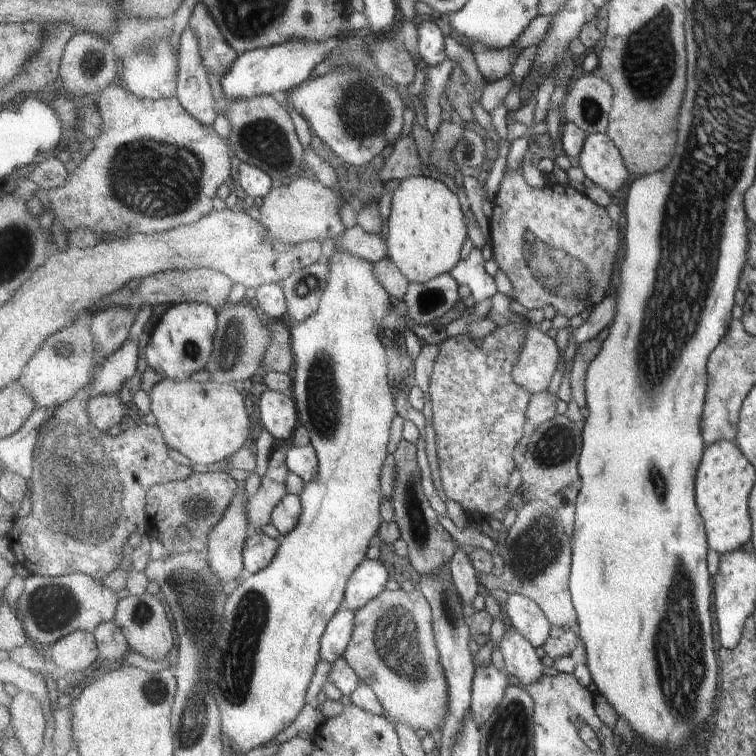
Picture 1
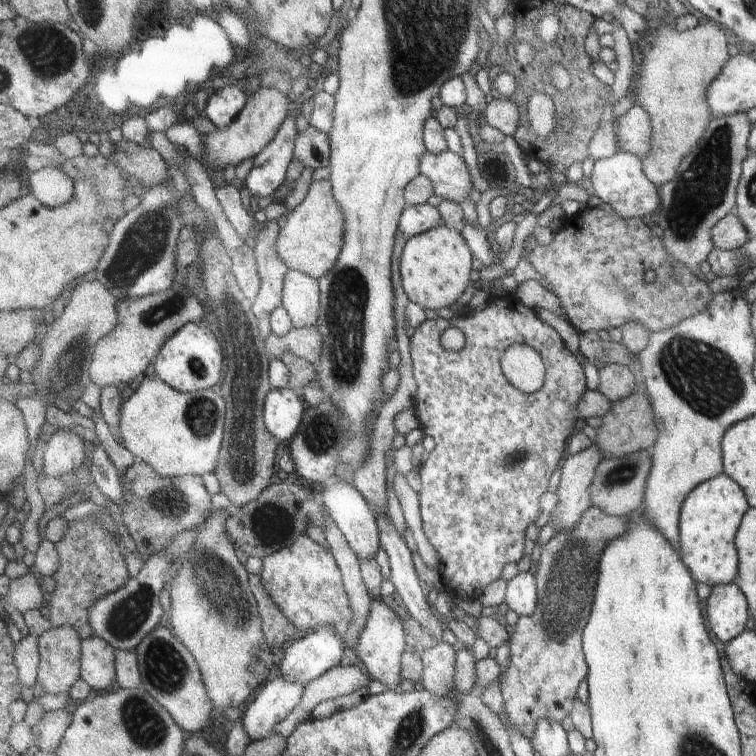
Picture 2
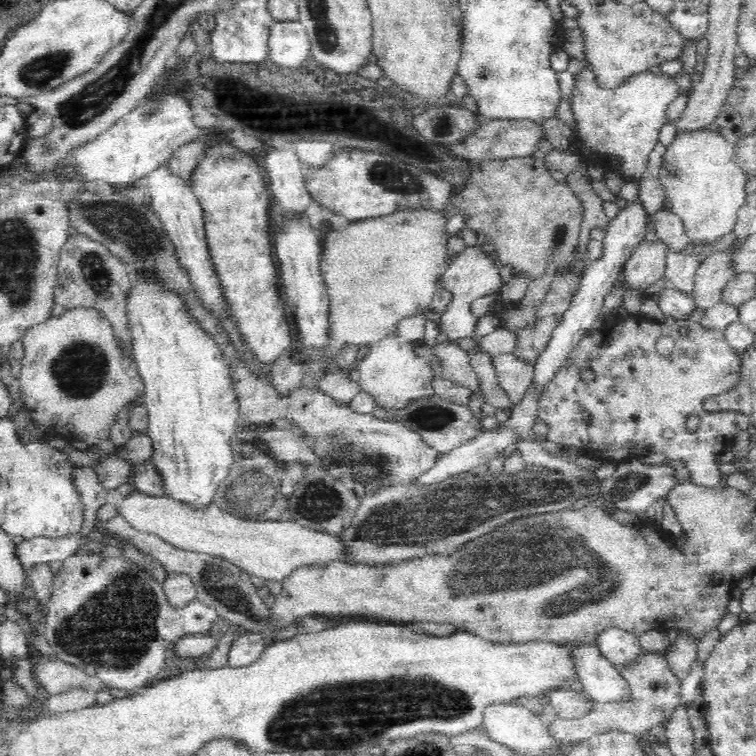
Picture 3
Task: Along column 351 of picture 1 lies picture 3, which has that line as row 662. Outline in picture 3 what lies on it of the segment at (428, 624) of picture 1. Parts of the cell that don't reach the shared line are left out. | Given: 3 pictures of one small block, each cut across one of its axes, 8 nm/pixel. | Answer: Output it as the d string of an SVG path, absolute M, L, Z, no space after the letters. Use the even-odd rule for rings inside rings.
M644 651L644 658L636 667L620 667L619 672L630 684L633 699L629 703L593 704L590 713L582 716L580 720L560 720L546 722L546 729L550 733L550 739L558 741L562 750L570 749L570 746L578 740L586 740L587 737L596 736L598 732L608 732L610 728L621 729L622 732L630 732L637 737L646 732L656 731L661 724L665 724L674 713L674 708L681 702L681 684L668 667L666 655L658 655L652 651Z

